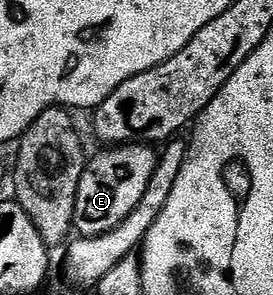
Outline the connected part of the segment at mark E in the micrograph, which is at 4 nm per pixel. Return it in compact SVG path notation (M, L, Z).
M142 143L112 145L101 155L93 159L91 156L76 194L75 230L81 236L101 235L117 227L134 209L134 205L142 201L142 193L146 193L146 185L150 185L150 177L154 177L157 158L157 152Z

